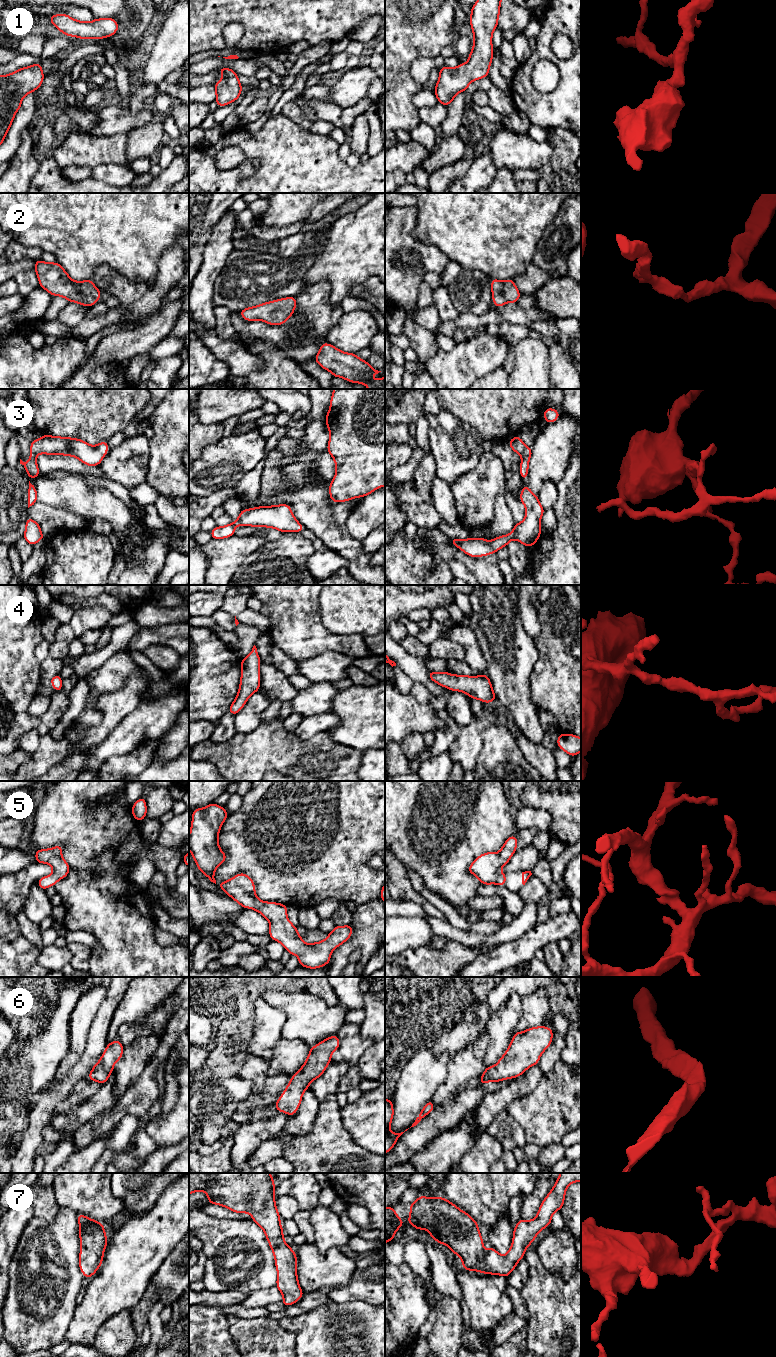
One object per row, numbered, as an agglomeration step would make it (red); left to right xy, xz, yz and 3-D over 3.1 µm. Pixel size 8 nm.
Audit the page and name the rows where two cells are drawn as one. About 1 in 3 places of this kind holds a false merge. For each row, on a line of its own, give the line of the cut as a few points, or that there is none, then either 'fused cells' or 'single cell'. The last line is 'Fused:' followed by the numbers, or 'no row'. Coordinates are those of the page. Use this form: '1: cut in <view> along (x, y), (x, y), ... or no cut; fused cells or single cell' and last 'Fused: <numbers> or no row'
1: no cut; single cell
2: no cut; single cell
3: no cut; single cell
4: no cut; single cell
5: no cut; single cell
6: no cut; single cell
7: no cut; single cell
Fused: no row

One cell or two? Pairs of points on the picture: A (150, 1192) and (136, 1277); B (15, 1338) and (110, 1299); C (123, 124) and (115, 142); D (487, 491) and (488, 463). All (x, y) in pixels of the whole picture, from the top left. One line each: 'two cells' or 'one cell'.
A: two cells
B: two cells
C: two cells
D: one cell

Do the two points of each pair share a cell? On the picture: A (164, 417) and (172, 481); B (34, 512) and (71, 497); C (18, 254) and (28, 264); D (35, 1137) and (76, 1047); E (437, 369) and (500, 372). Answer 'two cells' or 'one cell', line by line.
A: one cell
B: two cells
C: two cells
D: two cells
E: two cells

